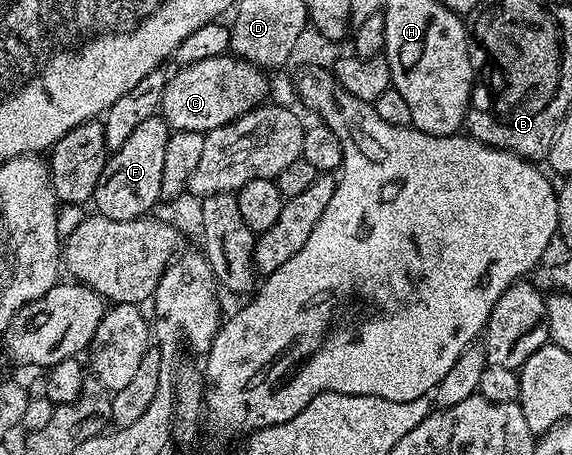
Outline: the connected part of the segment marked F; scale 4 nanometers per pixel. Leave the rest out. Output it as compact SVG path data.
M151 114L140 121L120 147L109 153L92 201L93 207L98 207L97 215L113 220L137 220L149 213L146 211L162 196L164 150L168 148L171 131L161 115Z

